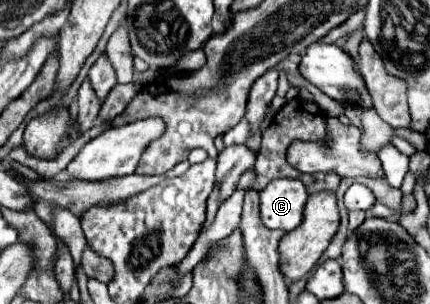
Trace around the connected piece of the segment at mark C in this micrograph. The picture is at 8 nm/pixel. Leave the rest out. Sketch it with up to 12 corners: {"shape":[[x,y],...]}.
{"shape":[[272,180],[260,192],[268,228],[294,230],[304,218],[306,186]]}

